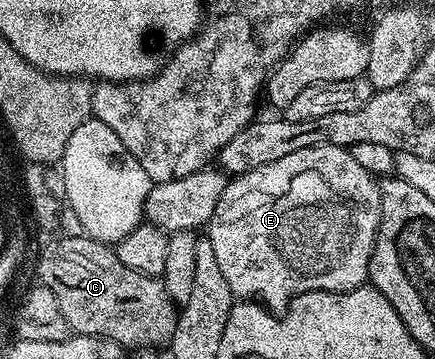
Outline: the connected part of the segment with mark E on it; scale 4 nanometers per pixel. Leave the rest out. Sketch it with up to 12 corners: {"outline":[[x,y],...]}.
{"outline":[[343,146],[228,179],[207,237],[284,312],[369,282],[378,179]]}

